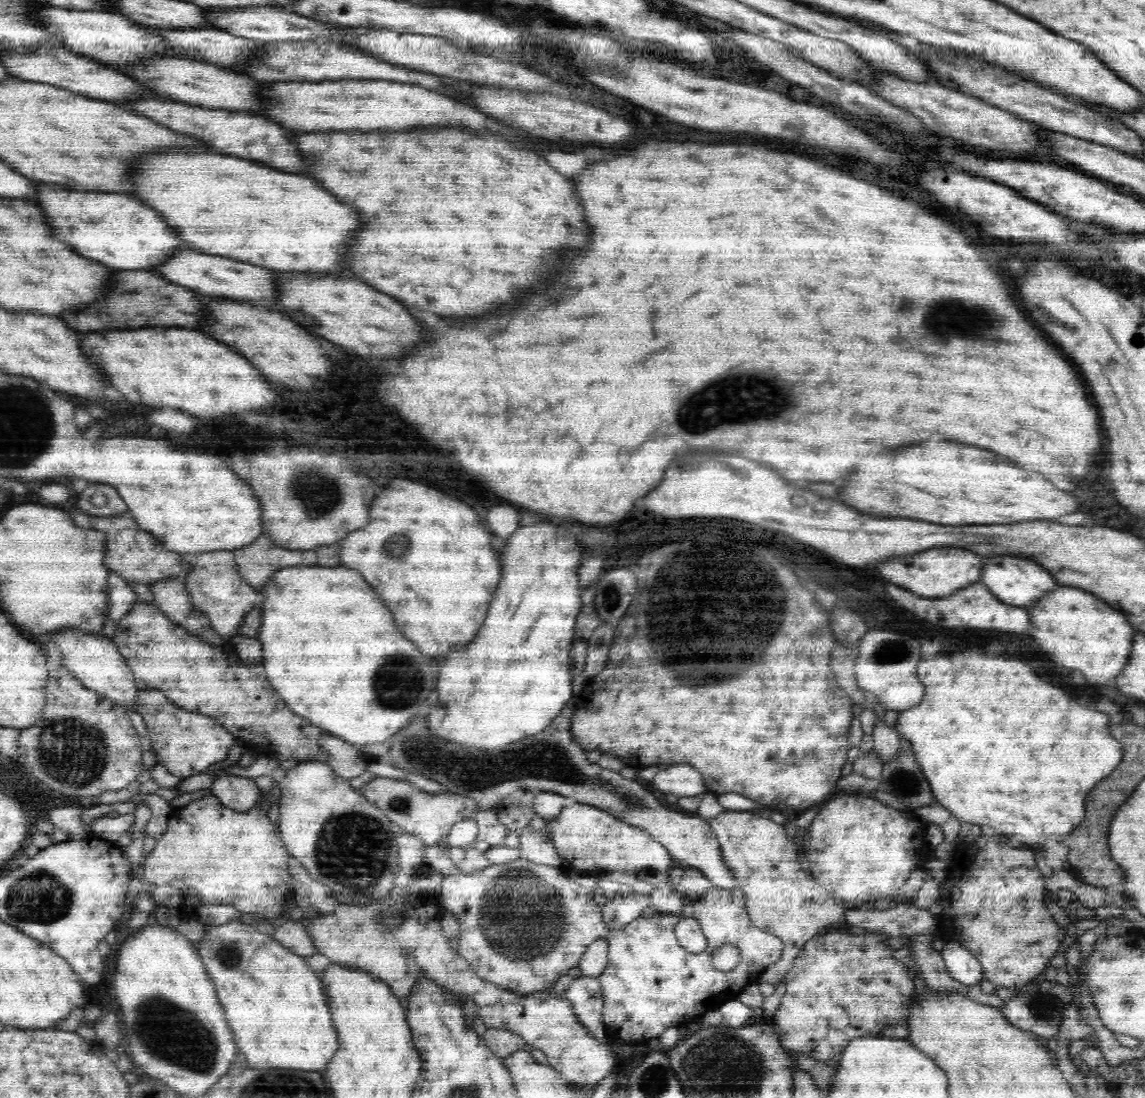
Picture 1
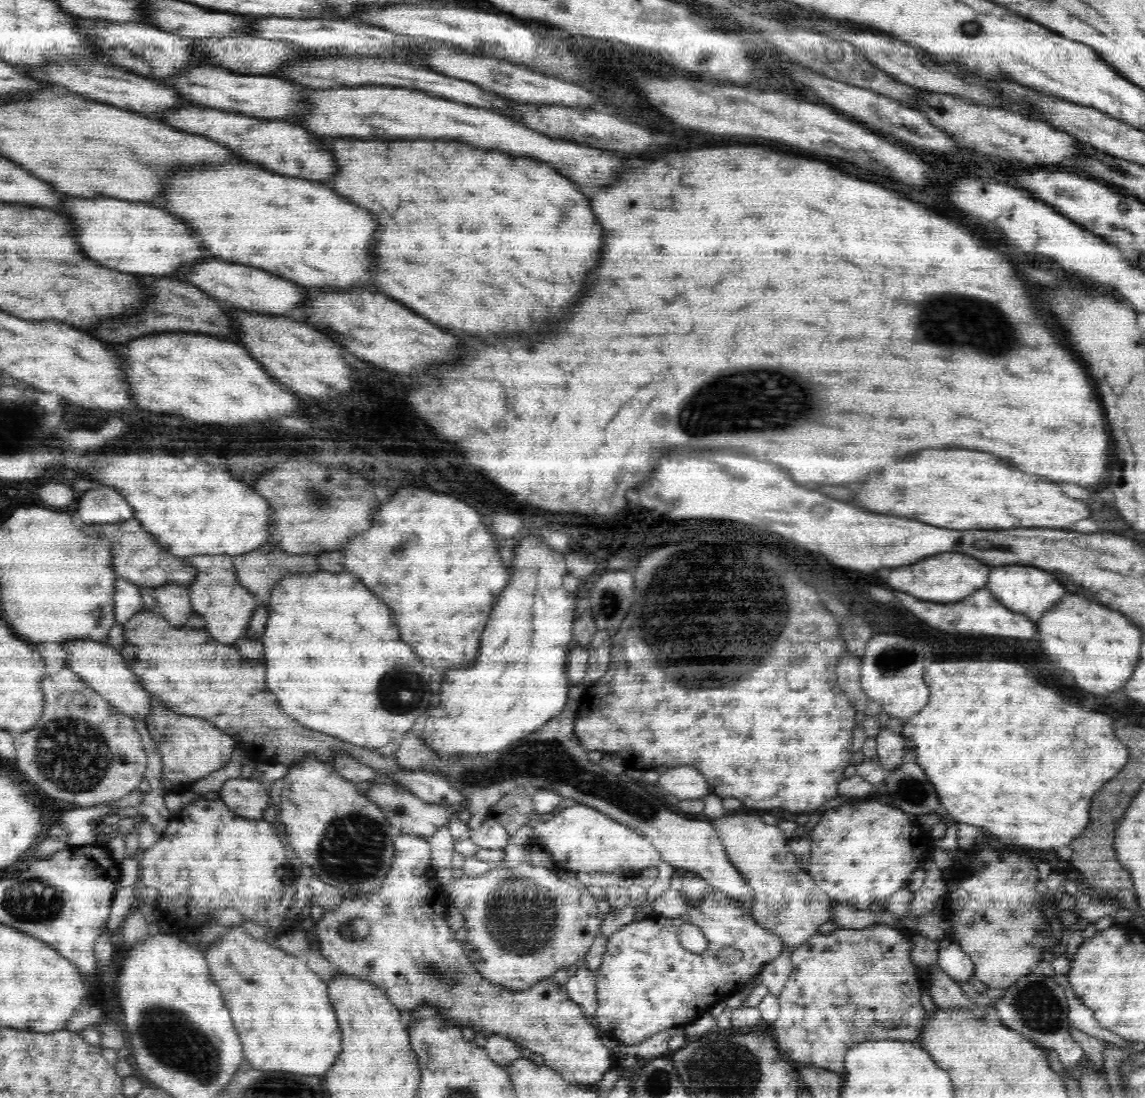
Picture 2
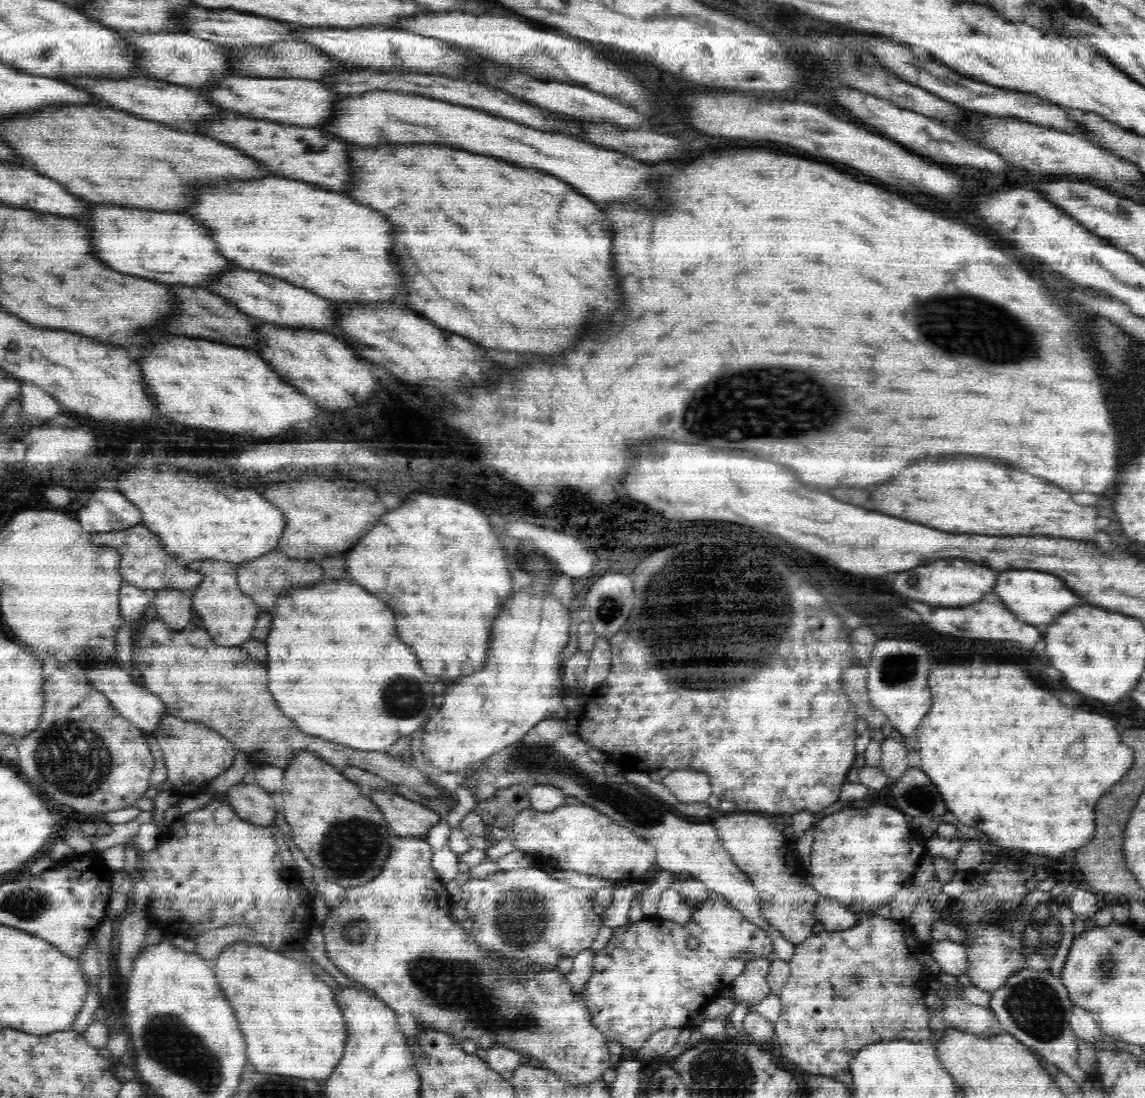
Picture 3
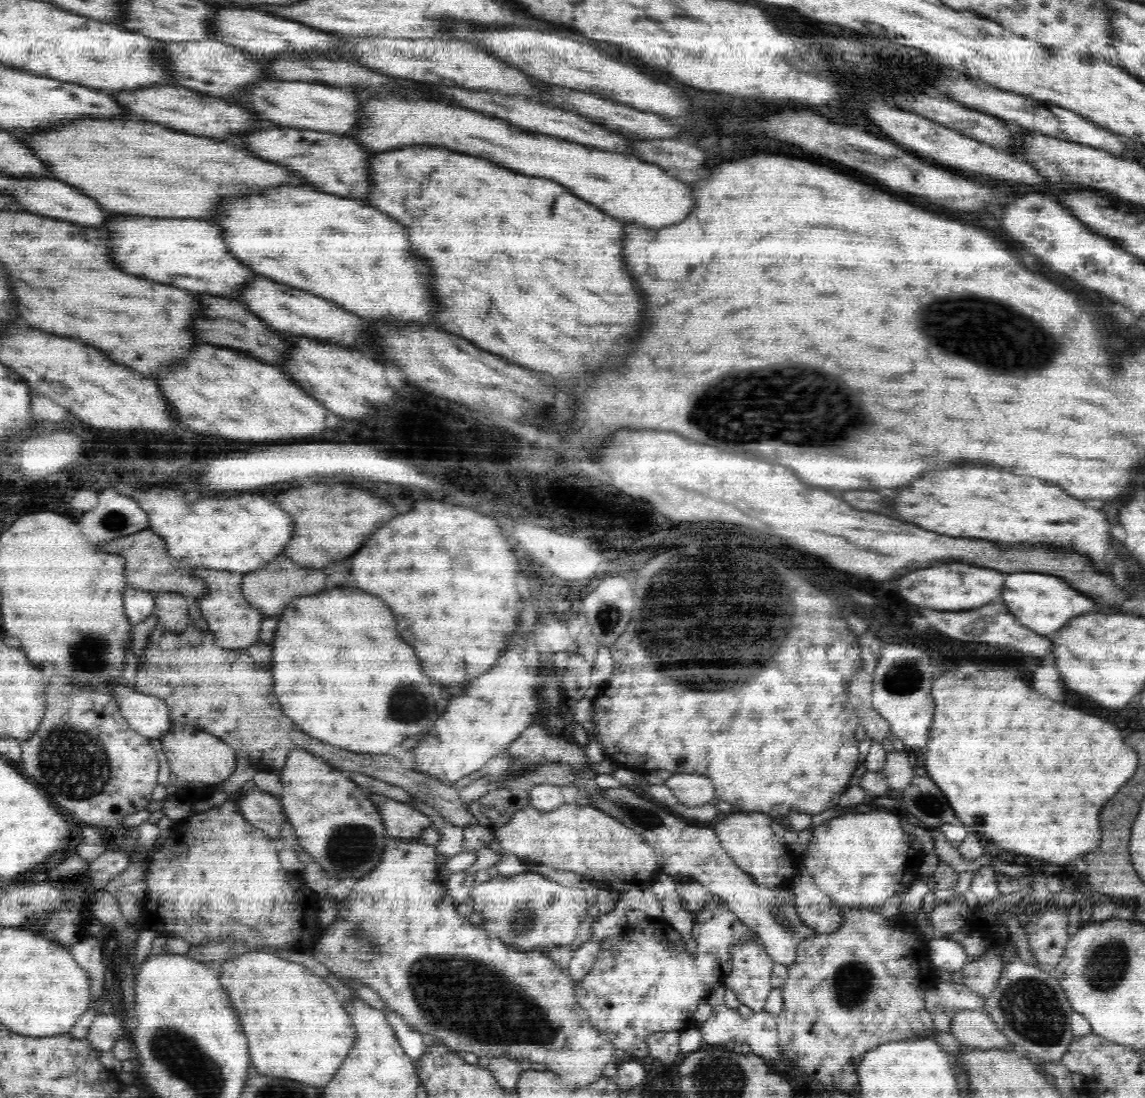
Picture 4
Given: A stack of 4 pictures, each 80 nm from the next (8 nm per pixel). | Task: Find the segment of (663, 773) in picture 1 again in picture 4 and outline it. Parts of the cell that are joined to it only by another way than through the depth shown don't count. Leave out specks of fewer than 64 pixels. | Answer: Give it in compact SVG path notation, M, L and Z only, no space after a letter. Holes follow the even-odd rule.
M672 774L665 780L665 785L687 807L699 807L715 797L712 780L702 774Z

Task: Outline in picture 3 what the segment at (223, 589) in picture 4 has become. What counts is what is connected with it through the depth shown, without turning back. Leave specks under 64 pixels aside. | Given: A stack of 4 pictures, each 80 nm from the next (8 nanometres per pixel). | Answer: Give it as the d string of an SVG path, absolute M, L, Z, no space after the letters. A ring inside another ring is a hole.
M194 560L187 565L190 570L202 575L200 586L192 596L193 608L204 621L205 632L213 641L222 646L241 646L252 638L256 618L262 611L253 601L252 596L244 593L238 584L238 569L231 562L212 562L211 560Z

